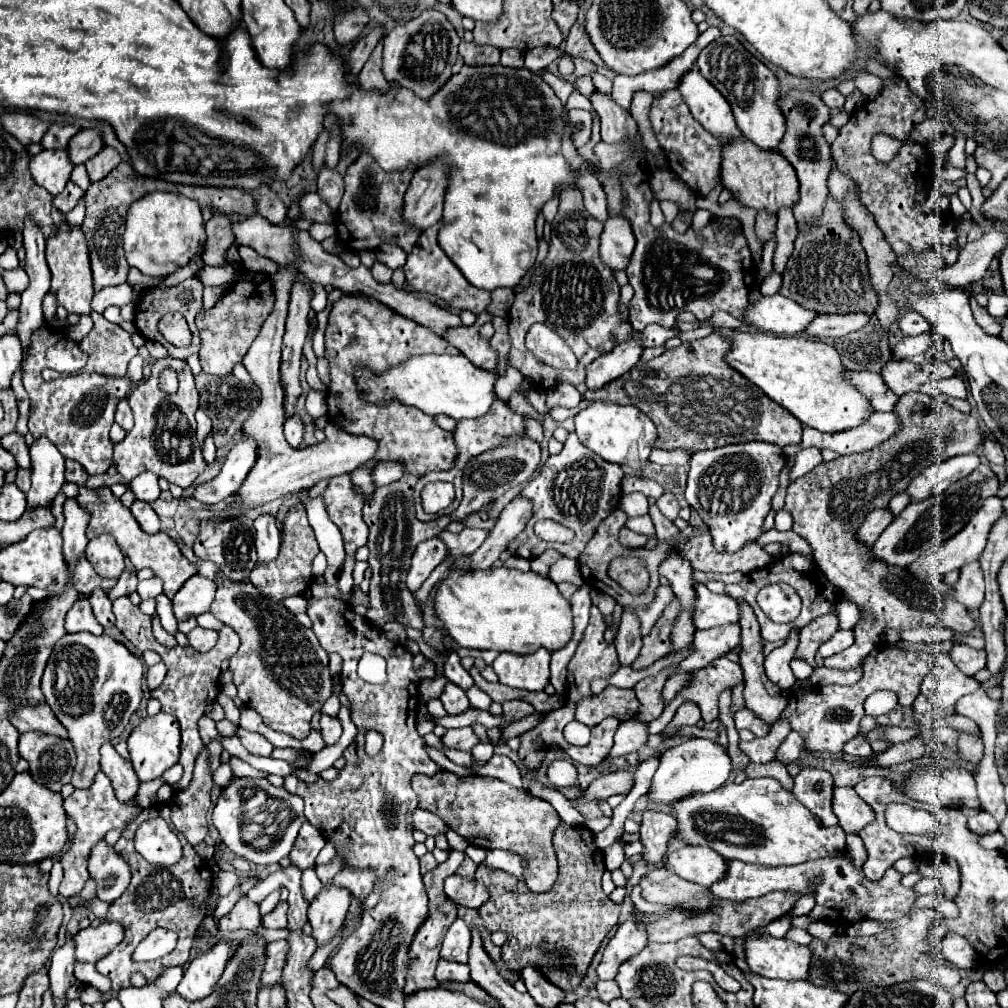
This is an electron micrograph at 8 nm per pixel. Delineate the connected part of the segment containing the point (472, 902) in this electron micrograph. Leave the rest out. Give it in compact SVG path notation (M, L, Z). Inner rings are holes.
M450 875L444 883L444 891L454 903L466 907L480 907L488 899L488 891L480 881L464 879L460 875Z

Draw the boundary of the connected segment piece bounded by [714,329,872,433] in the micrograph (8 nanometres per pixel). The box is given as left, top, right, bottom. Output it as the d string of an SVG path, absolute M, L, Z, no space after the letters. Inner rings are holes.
M714 329L714 333L724 335L730 341L724 361L744 375L744 379L762 389L772 401L788 409L800 423L824 433L838 433L860 425L872 413L868 399L844 381L844 365L832 345L806 337L742 333L734 329Z

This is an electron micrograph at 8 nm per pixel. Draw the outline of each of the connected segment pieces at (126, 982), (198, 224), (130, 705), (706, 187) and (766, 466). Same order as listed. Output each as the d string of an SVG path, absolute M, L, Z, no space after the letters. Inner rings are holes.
M148 808L130 822L126 829L122 831L118 843L114 845L116 853L120 853L120 857L128 863L130 871L132 871L132 881L128 885L128 889L124 891L122 897L118 897L106 913L106 921L118 921L124 927L124 939L122 943L118 943L118 947L114 947L104 959L100 959L96 963L96 969L112 979L112 993L106 993L106 1001L114 997L114 993L122 987L130 987L130 977L132 973L142 973L146 979L156 979L156 975L160 975L160 971L164 967L174 967L174 965L184 965L190 957L190 949L192 949L192 937L196 933L196 929L200 927L204 915L202 915L202 907L204 901L210 895L210 879L212 879L212 871L208 869L206 861L194 851L194 847L184 839L182 835L182 847L184 847L184 855L182 859L172 865L172 867L156 867L150 865L148 861L144 861L142 855L136 853L134 847L135 832L138 827L148 820ZM158 927L166 927L170 931L174 931L178 935L178 945L176 949L156 961L134 961L132 953L138 947L138 943L154 929Z
M150 193L128 209L126 233L123 237L126 261L130 267L140 269L146 275L170 275L174 269L184 267L204 243L204 223L200 207L194 199L174 193Z
M66 633L52 649L52 655L48 659L48 665L42 675L42 693L46 697L46 703L52 707L58 721L68 729L70 741L76 749L78 763L74 767L72 785L76 789L86 789L92 785L94 775L100 771L100 747L104 741L112 741L118 737L124 727L130 721L130 715L138 709L142 699L142 661L132 655L122 643L114 641L108 635L88 635L88 633Z
M678 89L664 91L660 97L652 101L650 107L650 123L660 147L666 151L670 169L696 193L708 195L720 185L720 141L692 119L688 105L682 101Z
M764 441L726 445L720 449L696 451L696 455L692 455L686 501L706 523L716 551L740 551L744 543L760 537L764 519L772 507L772 497L778 491L778 475L782 467L774 465L774 459L780 457L782 449Z

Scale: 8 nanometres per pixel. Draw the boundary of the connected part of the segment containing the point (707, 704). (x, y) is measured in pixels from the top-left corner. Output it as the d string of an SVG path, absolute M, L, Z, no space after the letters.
M726 657L716 659L716 663L710 663L708 667L694 671L690 675L690 681L686 687L680 689L680 693L672 699L672 703L666 707L666 711L650 723L650 733L660 733L674 717L678 705L684 699L692 699L700 705L702 719L714 721L718 717L718 695L726 687L734 687L742 681L742 667L738 663L728 661Z

